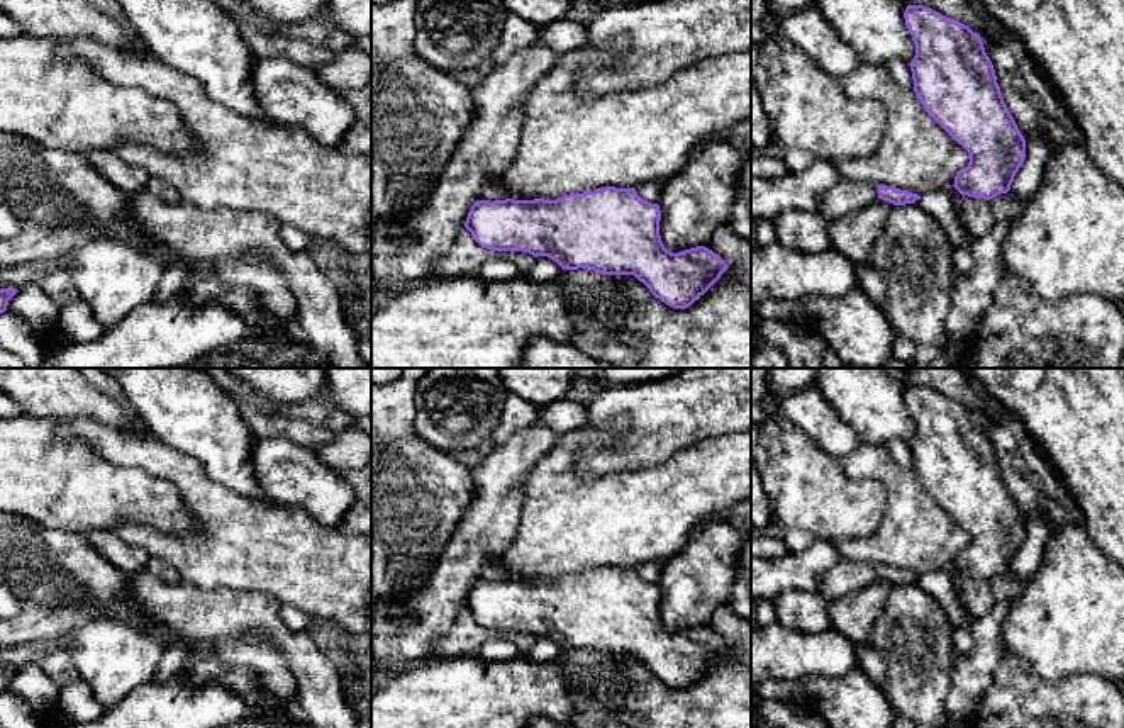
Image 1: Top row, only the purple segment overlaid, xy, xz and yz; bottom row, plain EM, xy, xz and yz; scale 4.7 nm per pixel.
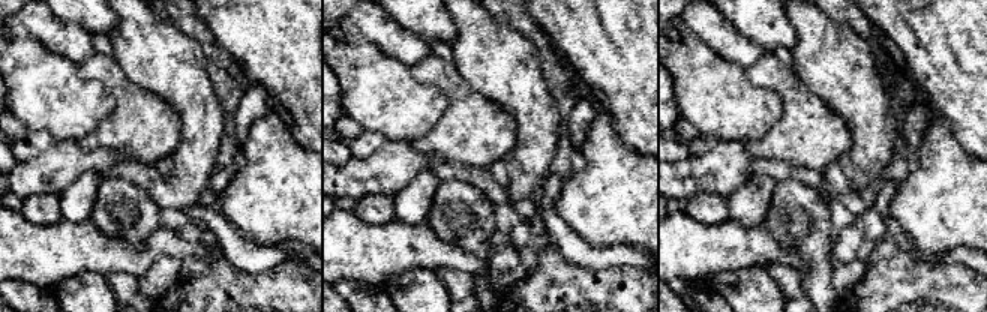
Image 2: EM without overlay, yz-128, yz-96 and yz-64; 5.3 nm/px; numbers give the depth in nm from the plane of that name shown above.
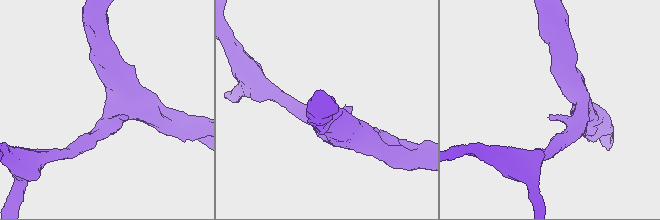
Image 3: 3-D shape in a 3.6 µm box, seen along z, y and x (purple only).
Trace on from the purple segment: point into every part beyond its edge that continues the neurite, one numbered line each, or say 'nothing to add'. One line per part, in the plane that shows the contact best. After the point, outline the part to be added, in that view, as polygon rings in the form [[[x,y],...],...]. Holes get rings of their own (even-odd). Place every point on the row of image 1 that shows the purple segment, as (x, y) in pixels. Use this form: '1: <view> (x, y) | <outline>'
1: yz (846, 196) | [[[839,182],[819,202],[819,212],[826,219],[860,209],[878,199],[878,185],[866,182]]]

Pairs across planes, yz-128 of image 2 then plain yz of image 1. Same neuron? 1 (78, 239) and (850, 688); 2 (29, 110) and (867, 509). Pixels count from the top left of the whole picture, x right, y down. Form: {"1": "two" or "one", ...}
{"1": "two", "2": "one"}

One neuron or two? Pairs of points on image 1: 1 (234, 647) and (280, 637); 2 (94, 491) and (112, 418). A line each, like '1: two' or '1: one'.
1: two
2: two

